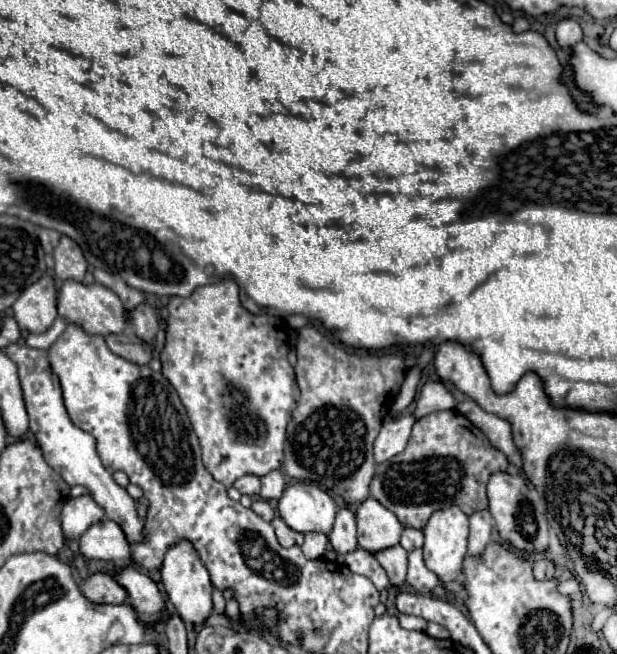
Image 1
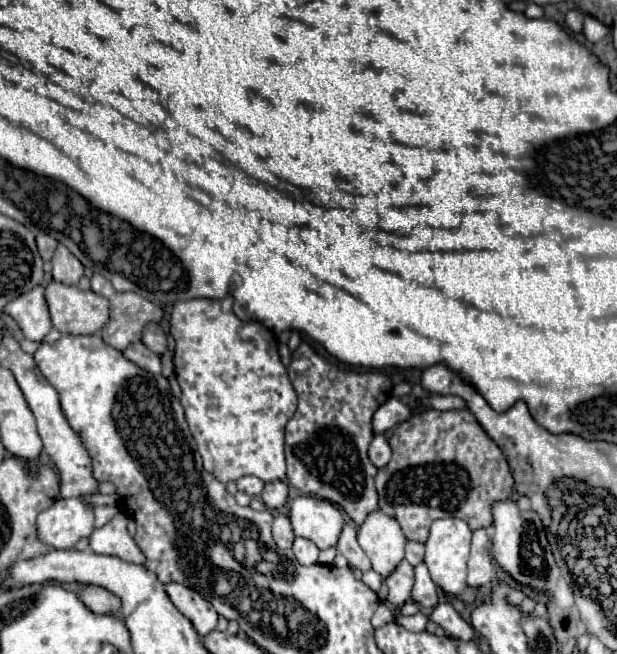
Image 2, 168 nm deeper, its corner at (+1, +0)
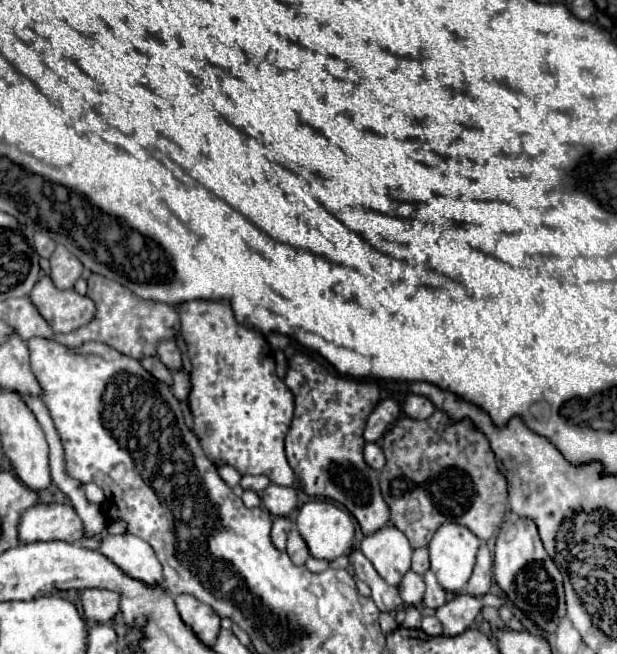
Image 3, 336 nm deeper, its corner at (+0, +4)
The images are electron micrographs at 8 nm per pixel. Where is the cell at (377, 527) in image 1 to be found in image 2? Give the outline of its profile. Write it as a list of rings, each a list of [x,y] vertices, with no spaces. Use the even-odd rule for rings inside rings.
[[[373,511],[365,523],[359,527],[359,545],[361,549],[367,553],[367,557],[371,559],[373,563],[373,571],[377,571],[381,577],[383,577],[383,593],[385,593],[385,579],[395,571],[395,567],[403,561],[405,557],[405,535],[403,531],[399,531],[399,523],[395,519],[391,519],[389,515],[381,513],[381,511]]]

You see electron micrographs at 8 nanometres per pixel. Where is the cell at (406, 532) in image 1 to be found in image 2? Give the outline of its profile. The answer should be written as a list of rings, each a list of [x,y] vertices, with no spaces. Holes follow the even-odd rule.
[[[409,541],[407,543],[407,553],[405,553],[405,559],[415,567],[417,563],[423,561],[423,555],[425,555],[425,545],[423,543],[415,543],[415,541]]]

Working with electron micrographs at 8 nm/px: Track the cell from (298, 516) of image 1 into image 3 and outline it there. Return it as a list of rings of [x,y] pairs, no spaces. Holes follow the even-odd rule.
[[[308,501],[298,509],[296,527],[318,559],[346,555],[354,539],[352,517],[330,501]]]

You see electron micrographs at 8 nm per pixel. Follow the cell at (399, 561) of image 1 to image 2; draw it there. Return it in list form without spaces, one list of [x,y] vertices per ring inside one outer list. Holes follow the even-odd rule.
[[[403,559],[399,567],[389,575],[387,579],[389,585],[389,595],[387,601],[393,605],[403,605],[411,599],[411,589],[413,589],[413,567]]]

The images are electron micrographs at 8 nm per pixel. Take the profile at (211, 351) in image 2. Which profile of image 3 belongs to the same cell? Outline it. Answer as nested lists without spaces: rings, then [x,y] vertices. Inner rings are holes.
[[[220,299],[220,301],[186,301],[186,303],[178,305],[178,313],[180,313],[180,325],[182,325],[180,327],[180,333],[184,337],[184,343],[186,343],[186,349],[188,349],[188,357],[190,357],[190,363],[192,363],[192,371],[190,371],[190,385],[192,387],[190,387],[190,395],[188,395],[188,405],[190,405],[190,411],[194,415],[192,431],[200,439],[200,445],[202,445],[206,457],[214,465],[232,465],[234,469],[240,471],[240,475],[266,475],[276,485],[294,485],[294,471],[290,471],[290,465],[288,465],[286,453],[284,453],[284,437],[286,437],[286,431],[290,427],[292,413],[294,413],[294,395],[286,387],[286,383],[276,375],[274,351],[268,345],[268,341],[262,337],[260,331],[240,325],[234,319],[230,301],[226,301],[226,299]]]

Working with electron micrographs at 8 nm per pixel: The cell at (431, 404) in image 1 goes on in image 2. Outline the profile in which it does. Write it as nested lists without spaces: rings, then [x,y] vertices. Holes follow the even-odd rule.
[[[391,399],[391,401],[385,401],[373,415],[373,433],[379,435],[379,433],[385,433],[389,429],[393,429],[395,425],[407,421],[409,417],[413,415],[413,411],[397,401],[397,399]]]

